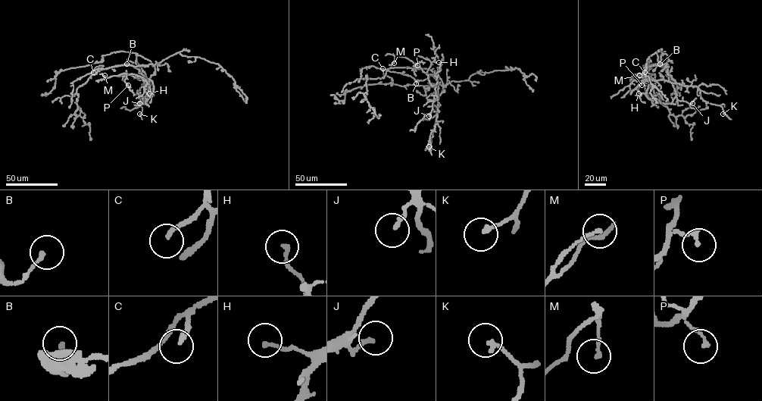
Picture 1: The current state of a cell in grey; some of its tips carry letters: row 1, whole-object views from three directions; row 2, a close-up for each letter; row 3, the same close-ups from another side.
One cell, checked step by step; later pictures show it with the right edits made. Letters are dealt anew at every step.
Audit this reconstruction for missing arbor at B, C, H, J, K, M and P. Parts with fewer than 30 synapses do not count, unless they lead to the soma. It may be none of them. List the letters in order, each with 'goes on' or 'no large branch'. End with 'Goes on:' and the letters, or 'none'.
B: no large branch
C: goes on
H: no large branch
J: no large branch
K: no large branch
M: no large branch
P: no large branch
Goes on: C

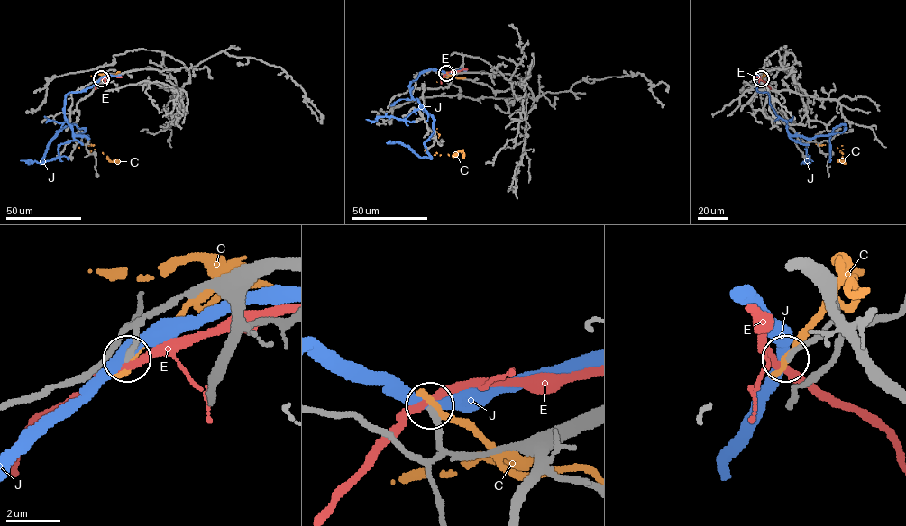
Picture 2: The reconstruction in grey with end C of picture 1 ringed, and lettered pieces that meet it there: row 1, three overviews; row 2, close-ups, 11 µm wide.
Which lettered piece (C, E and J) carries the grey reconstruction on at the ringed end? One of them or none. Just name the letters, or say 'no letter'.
no letter

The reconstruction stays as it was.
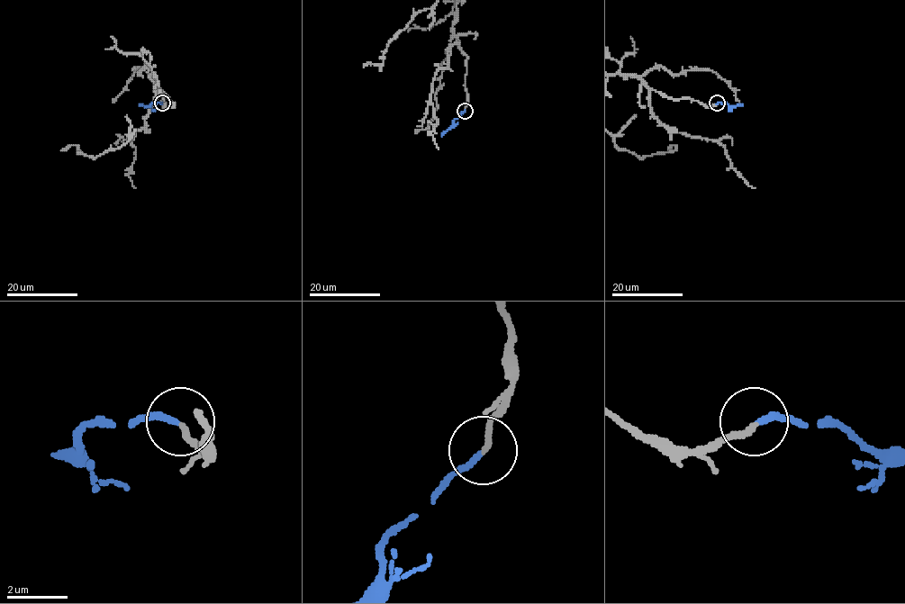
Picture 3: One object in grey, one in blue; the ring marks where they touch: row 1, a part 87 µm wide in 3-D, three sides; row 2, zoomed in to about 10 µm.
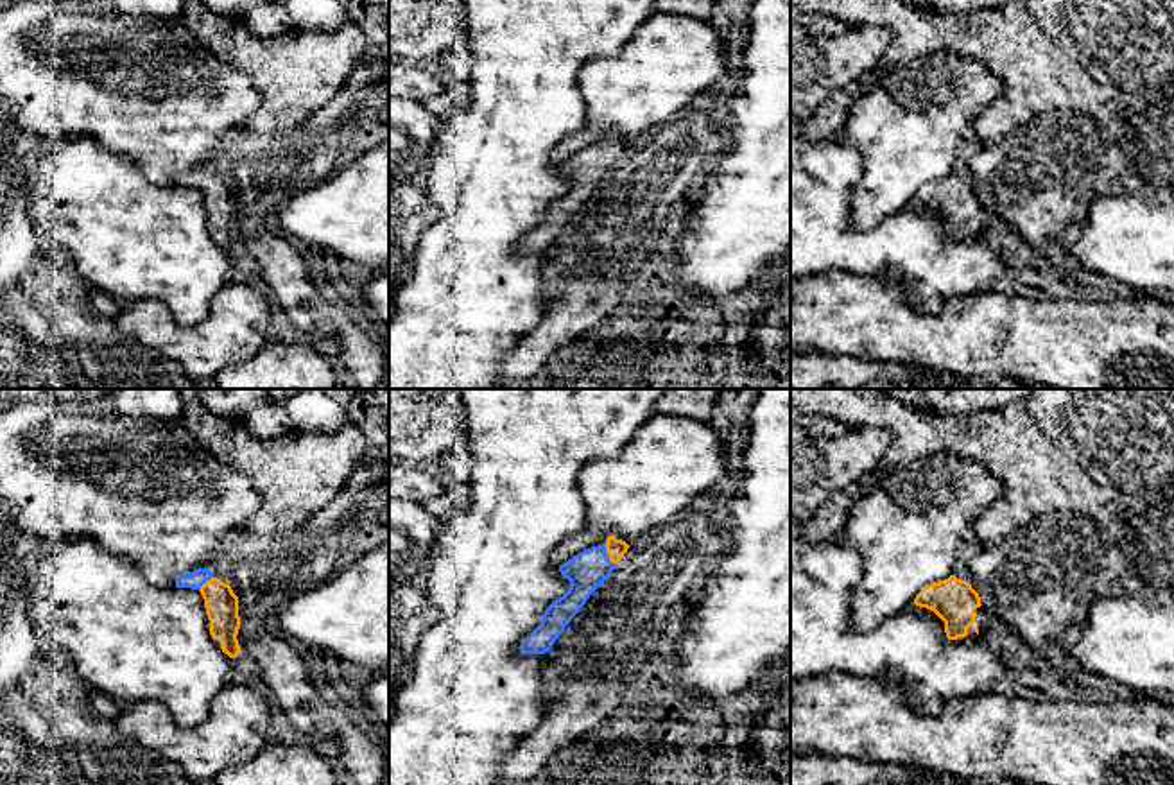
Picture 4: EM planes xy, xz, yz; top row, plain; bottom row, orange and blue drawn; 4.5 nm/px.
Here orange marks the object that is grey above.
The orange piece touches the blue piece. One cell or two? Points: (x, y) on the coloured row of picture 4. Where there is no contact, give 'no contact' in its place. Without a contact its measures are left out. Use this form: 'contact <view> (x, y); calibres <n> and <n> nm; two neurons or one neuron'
contact xz (608, 554); calibres 90 and 170 nm; one neuron

